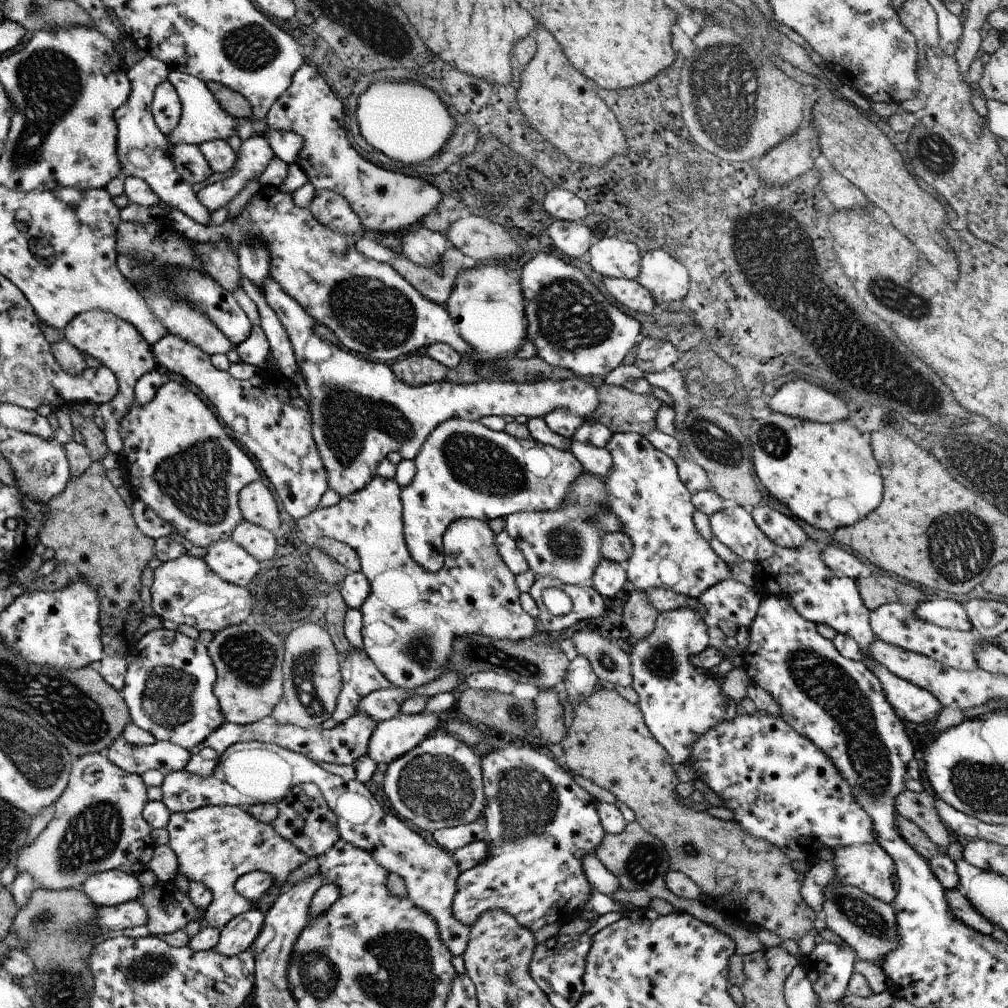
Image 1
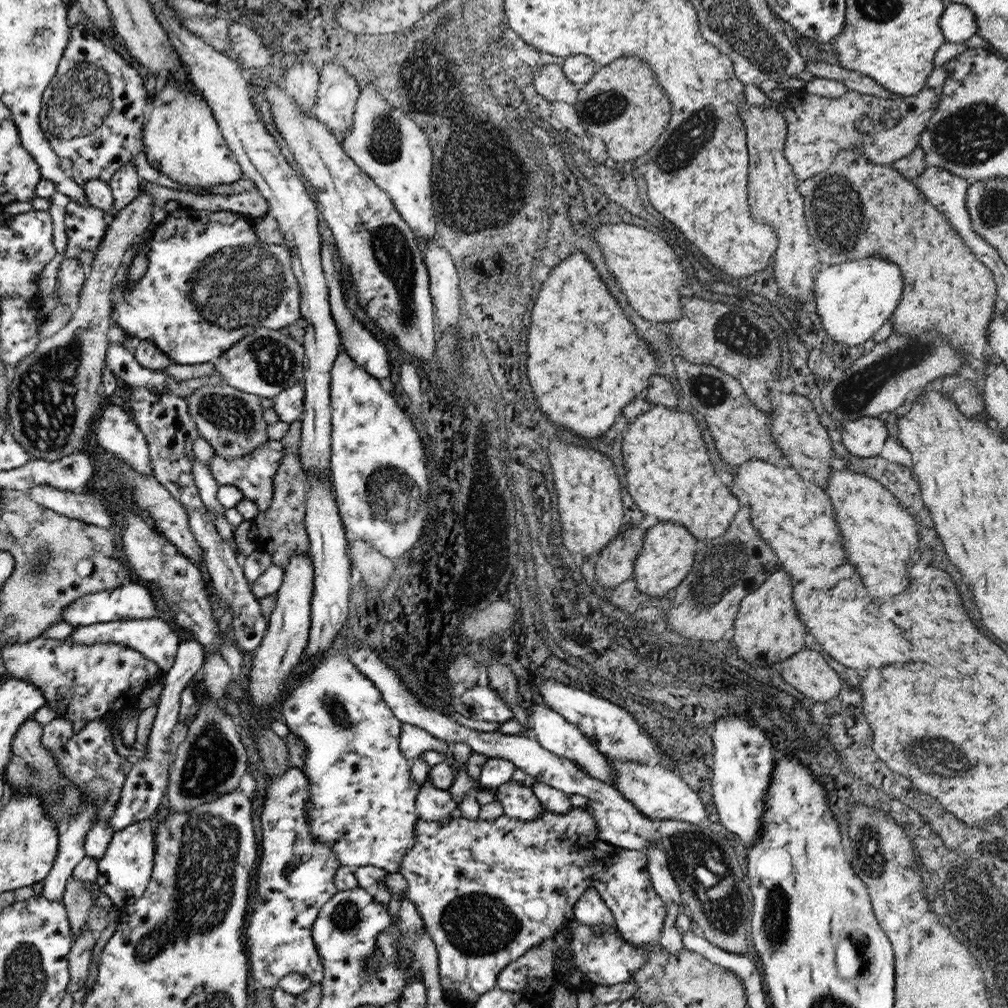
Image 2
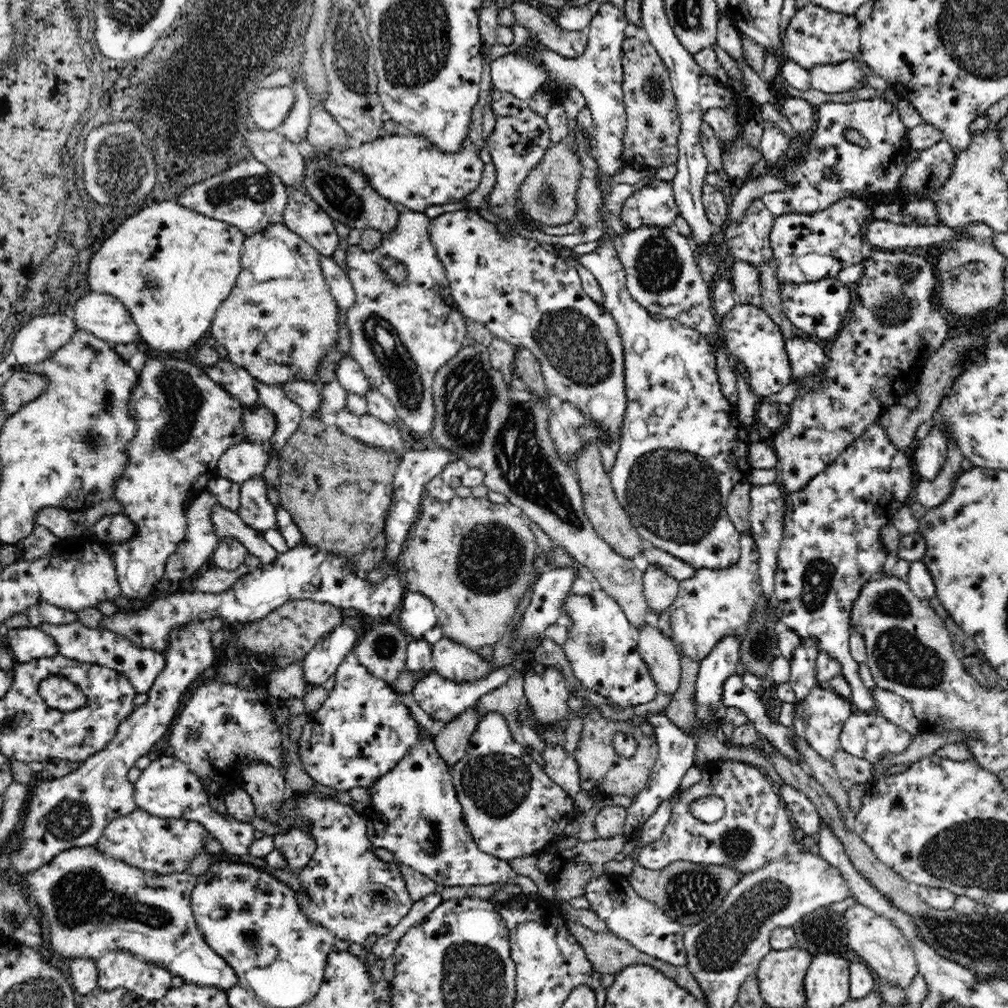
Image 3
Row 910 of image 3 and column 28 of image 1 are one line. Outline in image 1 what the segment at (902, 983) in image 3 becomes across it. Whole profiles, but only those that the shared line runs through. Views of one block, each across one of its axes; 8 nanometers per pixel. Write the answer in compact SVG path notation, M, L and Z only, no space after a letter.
M92 753L80 756L79 758L74 759L72 774L70 775L68 786L64 790L64 794L61 795L61 798L57 800L54 804L56 811L54 812L54 817L46 828L40 832L38 837L30 845L26 845L22 850L20 850L17 859L16 859L16 870L17 874L28 873L31 874L34 882L38 884L39 889L48 889L51 891L62 891L64 889L77 889L80 887L87 879L90 879L93 875L98 875L101 872L109 870L117 870L125 873L130 873L131 875L140 874L147 870L146 864L150 862L152 858L152 852L154 852L154 840L152 840L152 827L149 825L144 817L144 808L146 803L148 803L148 785L143 780L142 776L137 774L127 773L125 770L122 770L120 767L115 765L113 761L110 761L105 756L102 756L101 753Z

